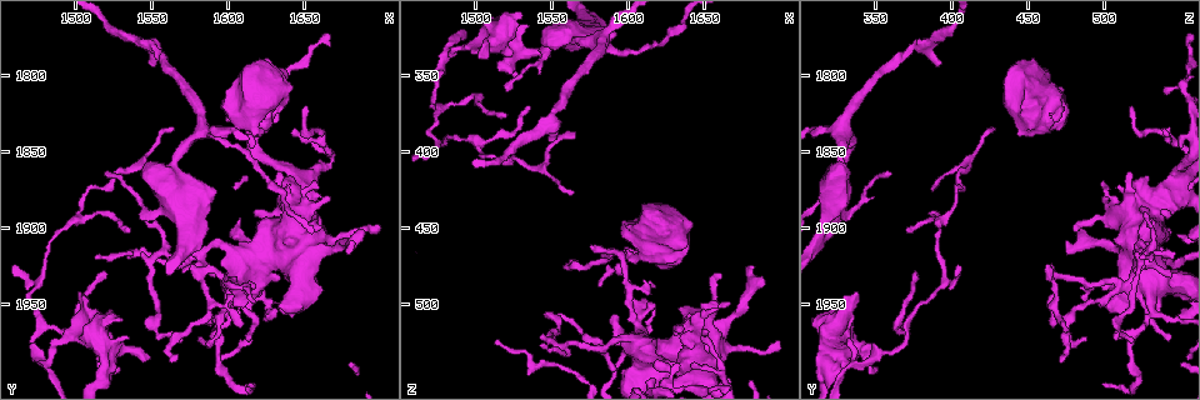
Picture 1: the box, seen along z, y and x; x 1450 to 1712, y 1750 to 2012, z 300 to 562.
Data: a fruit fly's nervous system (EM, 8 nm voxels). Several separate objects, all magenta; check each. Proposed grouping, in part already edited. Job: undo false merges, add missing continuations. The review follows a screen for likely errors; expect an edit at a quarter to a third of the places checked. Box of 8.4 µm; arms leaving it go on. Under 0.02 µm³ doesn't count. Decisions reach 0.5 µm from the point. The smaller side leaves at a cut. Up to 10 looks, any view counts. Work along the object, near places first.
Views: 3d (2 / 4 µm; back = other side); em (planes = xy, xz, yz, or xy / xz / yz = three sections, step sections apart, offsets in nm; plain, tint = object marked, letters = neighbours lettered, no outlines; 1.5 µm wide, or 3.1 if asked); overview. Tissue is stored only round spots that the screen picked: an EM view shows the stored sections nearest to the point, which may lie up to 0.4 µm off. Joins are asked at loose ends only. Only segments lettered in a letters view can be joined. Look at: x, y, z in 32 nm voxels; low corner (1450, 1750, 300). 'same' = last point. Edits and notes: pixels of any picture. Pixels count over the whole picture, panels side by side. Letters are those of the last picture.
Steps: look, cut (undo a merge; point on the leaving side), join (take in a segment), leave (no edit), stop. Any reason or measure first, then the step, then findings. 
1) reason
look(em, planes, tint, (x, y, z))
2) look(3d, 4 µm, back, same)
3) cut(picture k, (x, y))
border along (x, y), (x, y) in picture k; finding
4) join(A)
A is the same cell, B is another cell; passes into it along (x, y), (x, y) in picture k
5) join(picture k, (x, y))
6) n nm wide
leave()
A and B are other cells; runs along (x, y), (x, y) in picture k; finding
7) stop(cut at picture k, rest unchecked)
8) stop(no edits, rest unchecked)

thin end
look(em, planes, letters, (1562, 1832, 426))

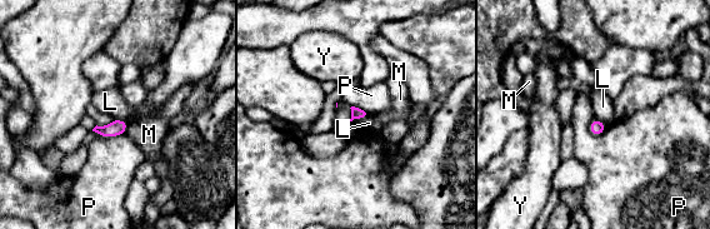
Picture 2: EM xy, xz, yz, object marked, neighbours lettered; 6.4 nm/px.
P touches over 140 nm
leave()
L, M, P and Y are other cells; border along (366, 114), (351, 120) in picture 2; none of them fits

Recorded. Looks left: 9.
sharp bend
look(em, yz, step 4, tint, (1584, 1932, 466))

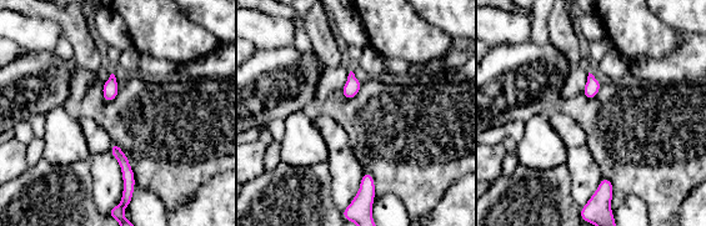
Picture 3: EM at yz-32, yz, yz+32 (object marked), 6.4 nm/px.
look(em, planes, tint, same)

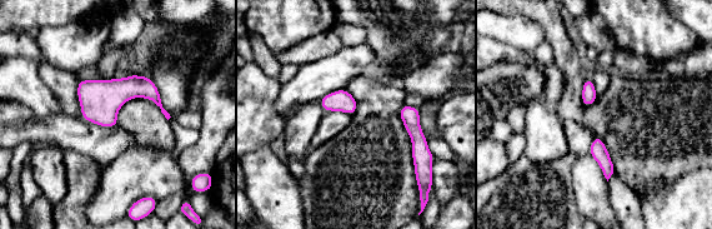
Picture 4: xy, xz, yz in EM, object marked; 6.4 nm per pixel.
look(em, planes, letters, same)

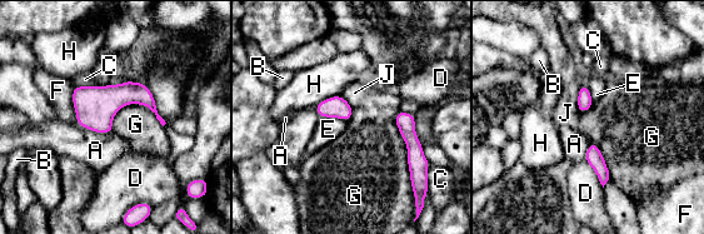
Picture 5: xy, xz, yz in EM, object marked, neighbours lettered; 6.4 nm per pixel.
100 nm wide
leave()
A, B, C, D, E, F, G, H and J are other cells; border along (397, 111), (412, 183) in picture 5; continuous, no second cell

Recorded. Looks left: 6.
arms part here
look(3d, 2 µm, (1472, 1972, 370))

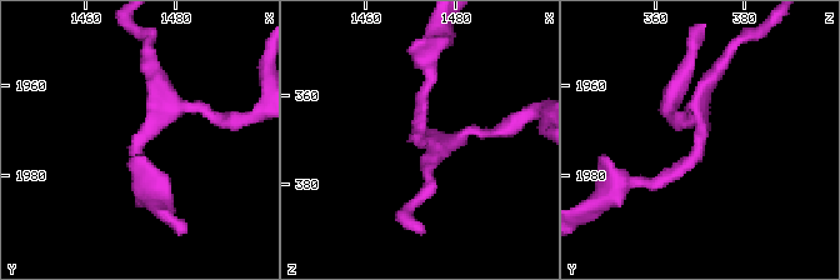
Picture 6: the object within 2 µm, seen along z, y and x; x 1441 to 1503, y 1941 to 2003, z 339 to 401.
need the tissue
look(em, planes, tint, (1474, 1971, 370))

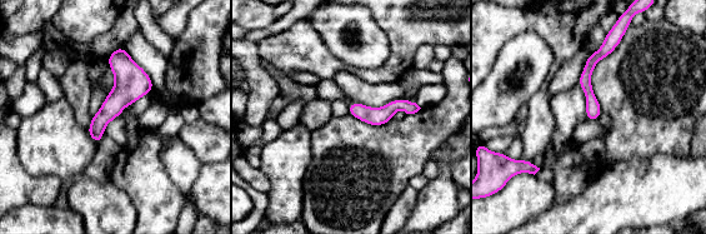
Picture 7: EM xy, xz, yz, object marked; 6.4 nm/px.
look(em, planes, letters, same)

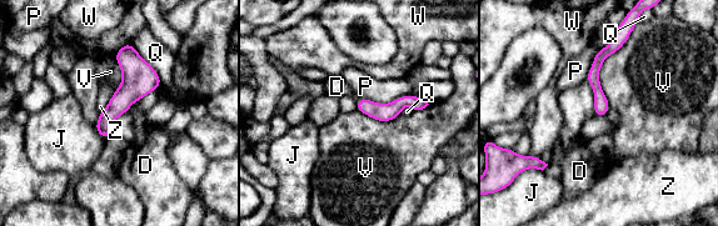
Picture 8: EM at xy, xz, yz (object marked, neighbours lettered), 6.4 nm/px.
leave()
D, J, P, Q, V, W and Z are other cells; border along (586, 80), (592, 89), (594, 115) in picture 8; all the same cell

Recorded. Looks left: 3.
thick end
look(em, yz, step 8, tint, (1590, 1878, 324))

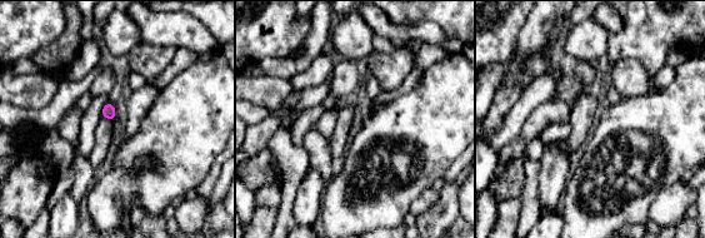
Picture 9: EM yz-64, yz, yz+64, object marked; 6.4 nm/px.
look(em, xy, step 4, letters, same)

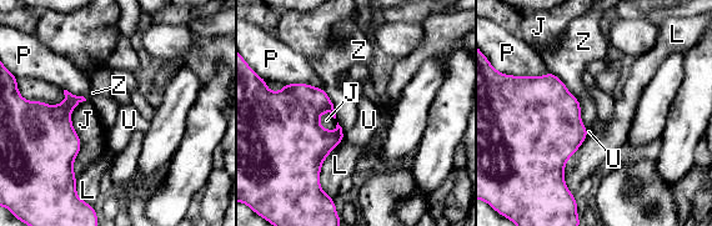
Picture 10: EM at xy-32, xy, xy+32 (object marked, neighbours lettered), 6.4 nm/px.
leave()
J, L, P, U and Z are other cells; no lettered segment goes on from it

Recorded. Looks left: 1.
stop(no edits, rest unchecked)

